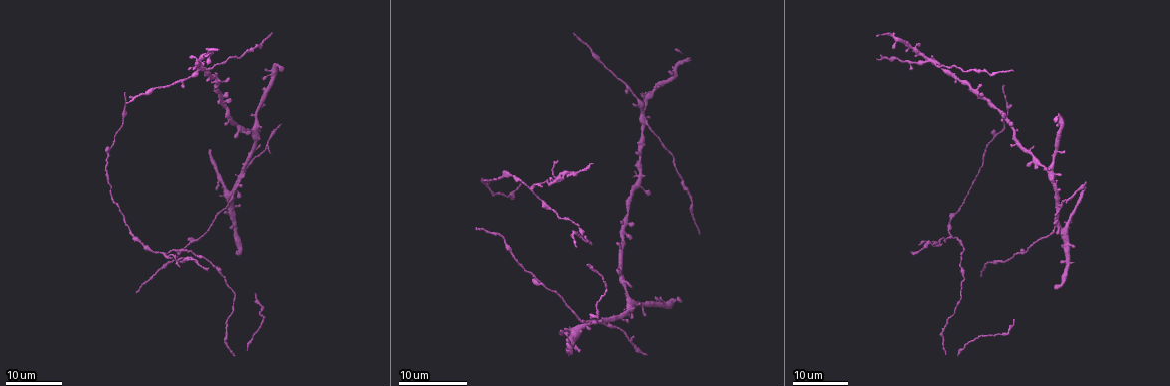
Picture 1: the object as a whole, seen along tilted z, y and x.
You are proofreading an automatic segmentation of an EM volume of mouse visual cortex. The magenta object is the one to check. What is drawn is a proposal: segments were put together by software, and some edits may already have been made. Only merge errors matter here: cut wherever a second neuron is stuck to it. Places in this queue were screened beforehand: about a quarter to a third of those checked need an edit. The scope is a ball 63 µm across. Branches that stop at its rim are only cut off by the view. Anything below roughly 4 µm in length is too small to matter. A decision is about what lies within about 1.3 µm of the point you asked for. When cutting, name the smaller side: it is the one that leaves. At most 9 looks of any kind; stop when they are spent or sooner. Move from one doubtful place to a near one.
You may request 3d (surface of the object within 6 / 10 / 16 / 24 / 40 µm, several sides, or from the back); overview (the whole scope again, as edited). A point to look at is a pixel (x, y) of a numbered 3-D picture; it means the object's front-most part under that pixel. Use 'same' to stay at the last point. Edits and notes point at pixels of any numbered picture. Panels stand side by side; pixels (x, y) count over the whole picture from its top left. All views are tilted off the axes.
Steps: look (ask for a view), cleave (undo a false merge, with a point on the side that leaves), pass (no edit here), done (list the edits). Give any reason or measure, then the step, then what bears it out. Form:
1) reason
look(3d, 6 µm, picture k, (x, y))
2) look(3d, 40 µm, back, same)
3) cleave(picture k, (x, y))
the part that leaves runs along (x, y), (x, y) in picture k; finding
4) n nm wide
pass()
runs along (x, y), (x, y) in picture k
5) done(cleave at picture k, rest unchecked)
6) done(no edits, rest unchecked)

branch point
look(3d, 24 µm, picture 1, (162, 251))

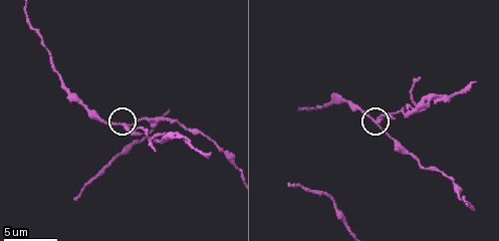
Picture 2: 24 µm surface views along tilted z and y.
look(3d, 10 µm, picture 2, (121, 126))

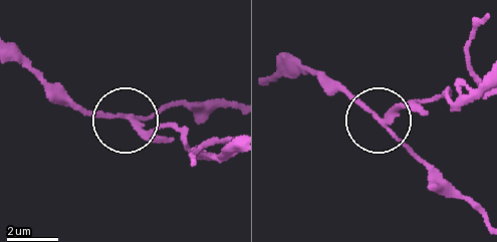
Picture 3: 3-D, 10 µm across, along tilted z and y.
look(3d, 10 µm, back, picture 3, (125, 116))

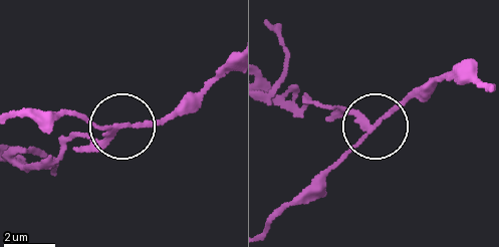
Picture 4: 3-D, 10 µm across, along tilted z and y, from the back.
cleave(picture 4, (89, 148))
a second neuron is stuck on

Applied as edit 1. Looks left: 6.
four or more arms meet
look(3d, 16 µm, picture 1, (1057, 225))

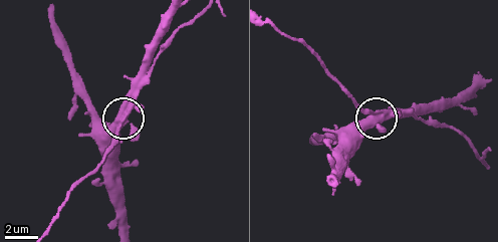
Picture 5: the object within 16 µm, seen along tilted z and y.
look(3d, 6 µm, picture 5, (118, 118))

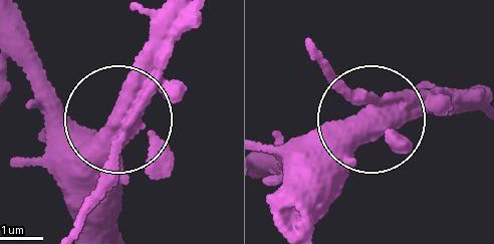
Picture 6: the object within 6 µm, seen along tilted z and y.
pass()
runs along (319, 66), (373, 105), (329, 167) in picture 6; all the same neuron

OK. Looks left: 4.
arms part here
look(3d, 24 µm, picture 1, (1061, 204))

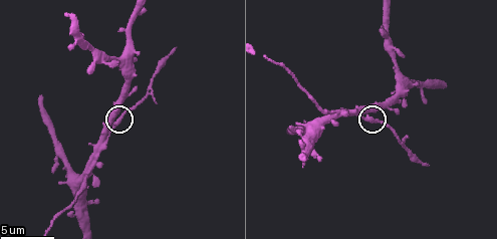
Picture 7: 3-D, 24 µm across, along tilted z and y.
look(3d, 10 µm, picture 7, (369, 117))

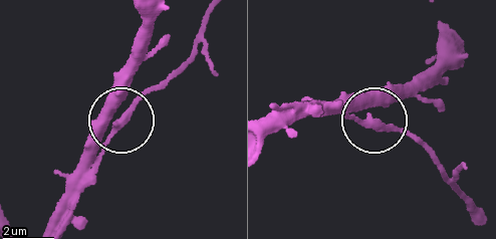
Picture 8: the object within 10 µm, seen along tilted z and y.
look(3d, 10 µm, back, picture 8, (375, 121))

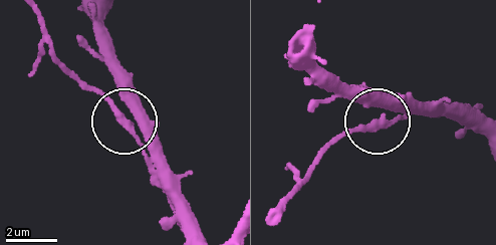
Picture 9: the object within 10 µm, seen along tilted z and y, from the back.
side arm 10 µm
pass()
one neuron here

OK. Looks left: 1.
done(cleave at picture 4, rest unchecked)

